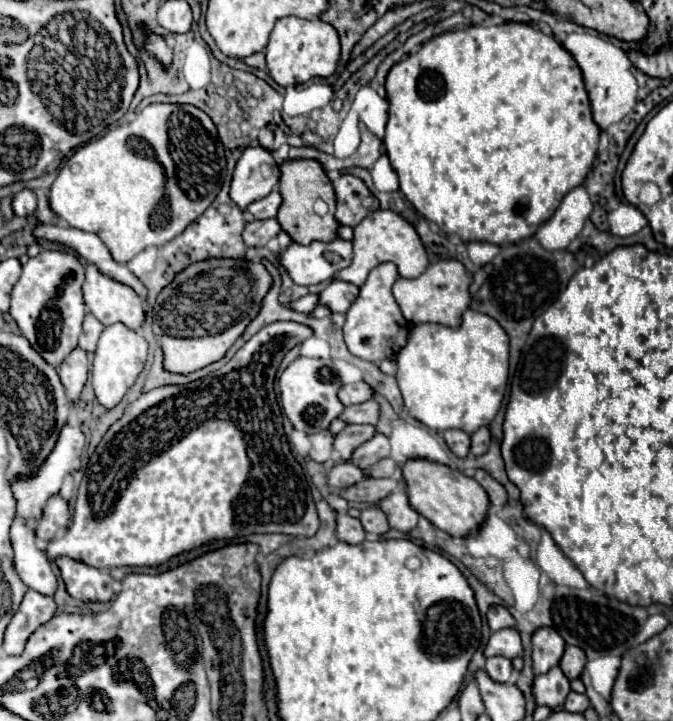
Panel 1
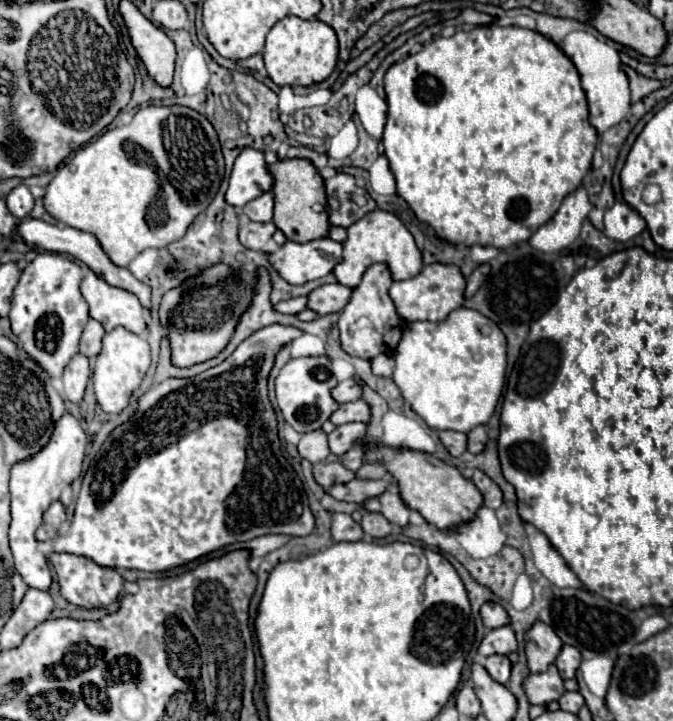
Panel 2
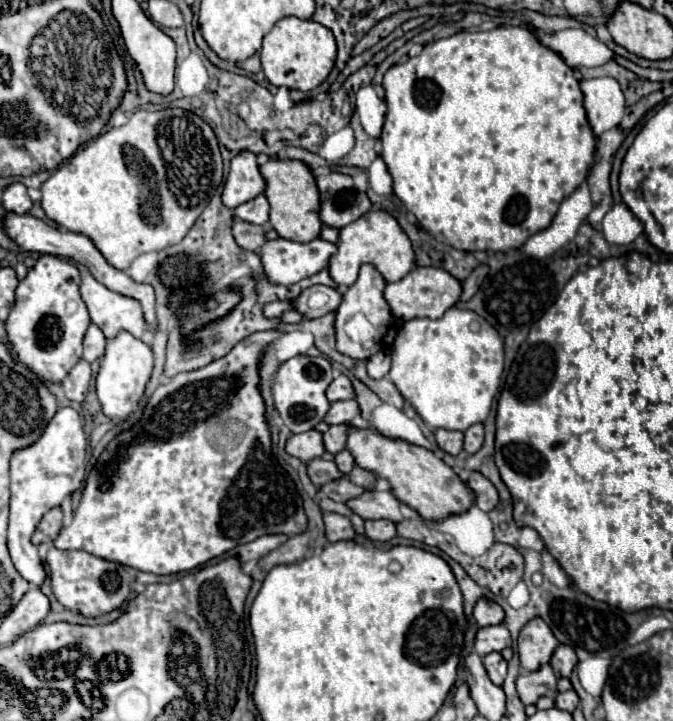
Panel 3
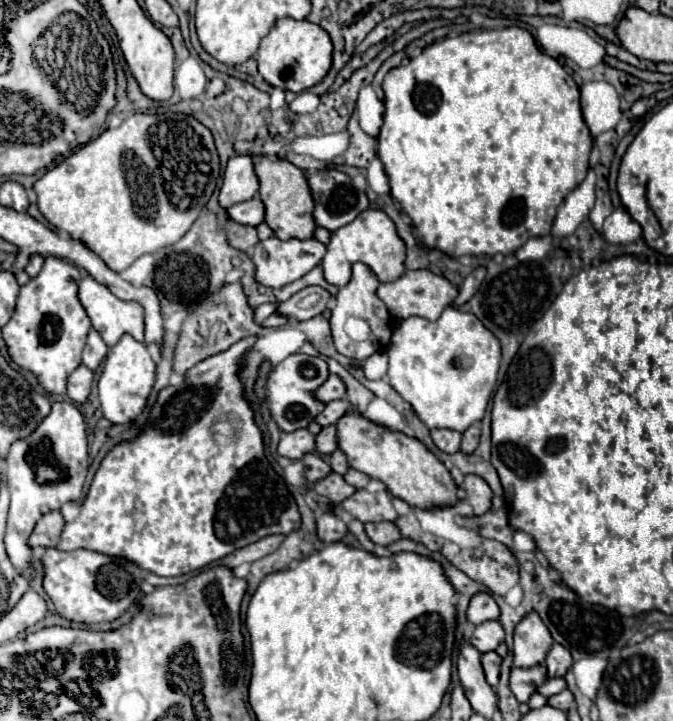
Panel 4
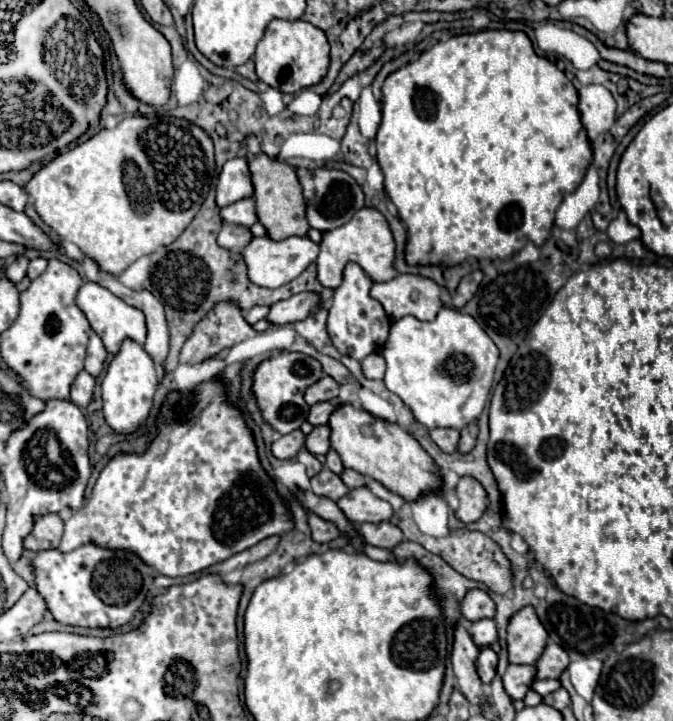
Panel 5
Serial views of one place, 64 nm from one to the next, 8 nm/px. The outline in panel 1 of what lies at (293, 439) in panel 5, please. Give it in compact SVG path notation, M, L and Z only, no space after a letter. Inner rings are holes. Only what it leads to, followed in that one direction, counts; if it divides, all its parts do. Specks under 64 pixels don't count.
M330 430L318 432L310 436L312 442L312 450L310 450L310 458L316 462L328 462L332 458L332 444L334 444L334 434Z

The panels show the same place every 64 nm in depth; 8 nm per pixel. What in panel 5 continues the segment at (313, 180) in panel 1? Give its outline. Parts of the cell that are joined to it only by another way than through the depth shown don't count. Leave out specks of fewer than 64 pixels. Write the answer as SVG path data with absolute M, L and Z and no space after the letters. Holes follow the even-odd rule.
M260 154L252 158L250 172L254 182L254 200L256 200L258 220L268 230L268 236L272 240L286 240L290 236L306 236L310 226L306 220L306 200L304 200L296 170L288 166L286 162L278 162L274 158L268 160L266 154Z

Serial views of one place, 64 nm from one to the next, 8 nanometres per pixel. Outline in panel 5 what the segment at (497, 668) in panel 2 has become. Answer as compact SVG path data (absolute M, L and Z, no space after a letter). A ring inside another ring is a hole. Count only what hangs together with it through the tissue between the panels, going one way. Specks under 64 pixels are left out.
M484 648L480 650L480 656L478 656L478 662L476 662L476 668L480 672L480 680L484 684L490 684L492 678L496 676L496 664L498 664L498 656L492 648Z

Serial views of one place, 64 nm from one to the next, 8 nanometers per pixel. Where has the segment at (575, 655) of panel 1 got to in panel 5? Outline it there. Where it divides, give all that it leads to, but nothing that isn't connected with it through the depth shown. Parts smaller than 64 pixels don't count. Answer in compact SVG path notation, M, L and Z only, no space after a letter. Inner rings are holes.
M548 642L544 654L536 662L538 678L558 678L568 668L568 654L554 642Z

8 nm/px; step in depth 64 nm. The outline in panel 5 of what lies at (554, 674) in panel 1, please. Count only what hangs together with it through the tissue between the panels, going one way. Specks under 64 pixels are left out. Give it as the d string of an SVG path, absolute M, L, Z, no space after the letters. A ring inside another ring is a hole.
M508 664L504 674L504 688L514 700L524 700L534 678L536 678L536 666Z

